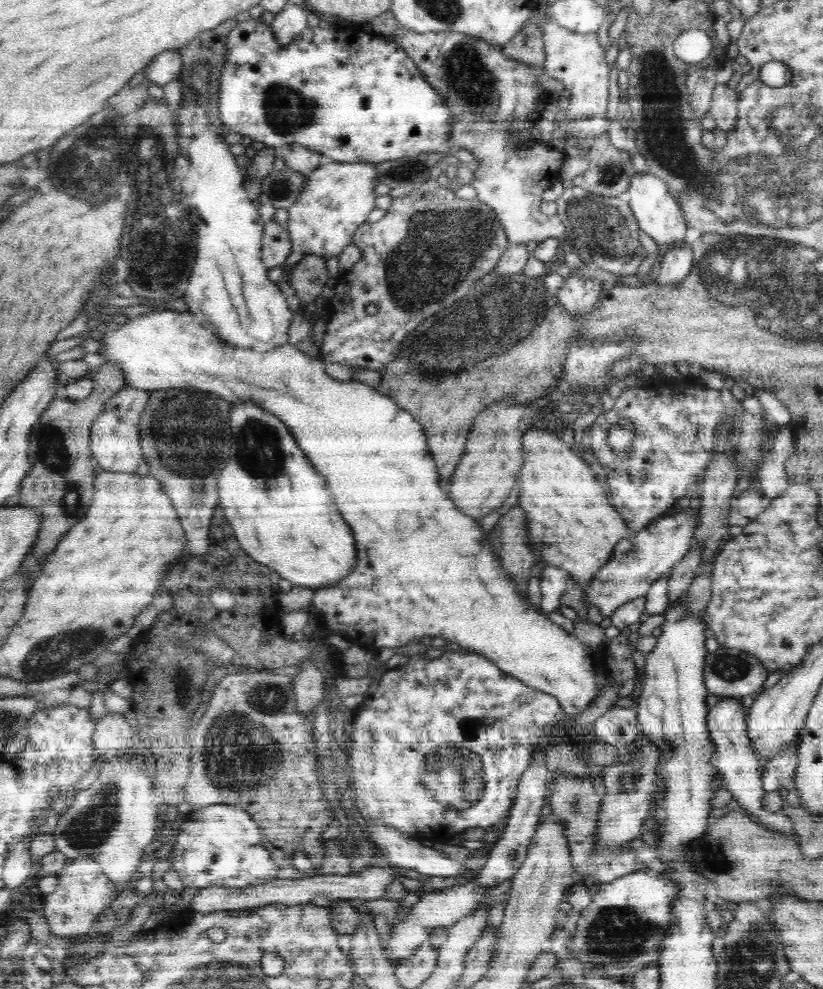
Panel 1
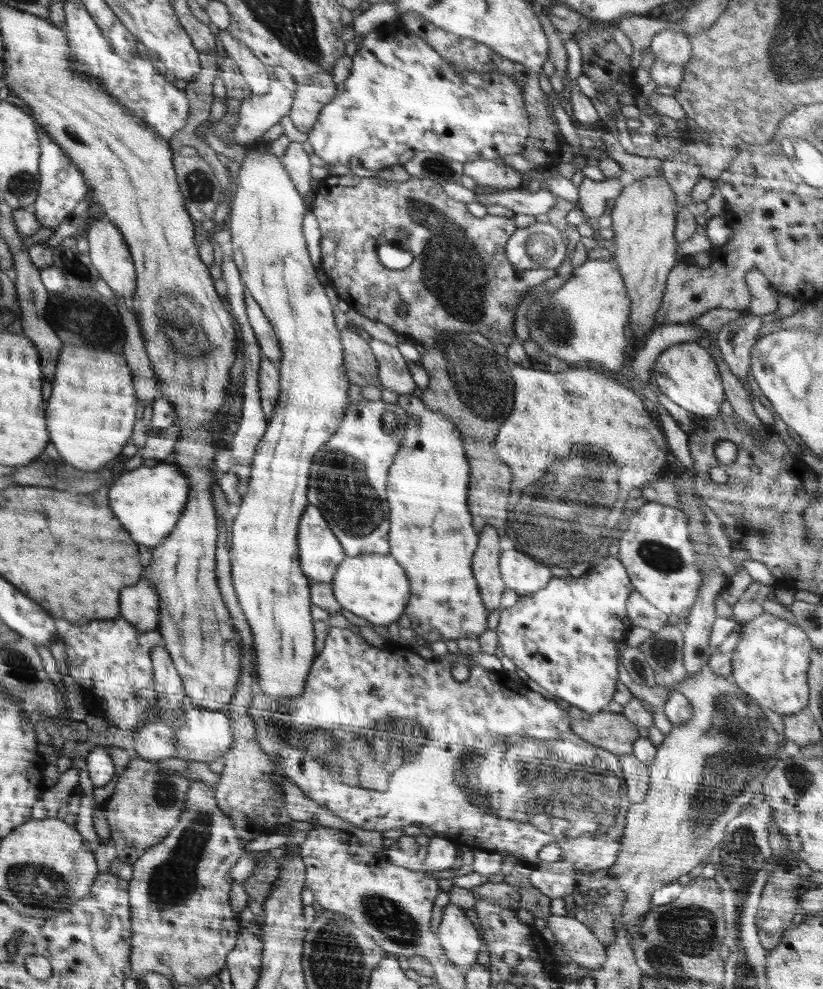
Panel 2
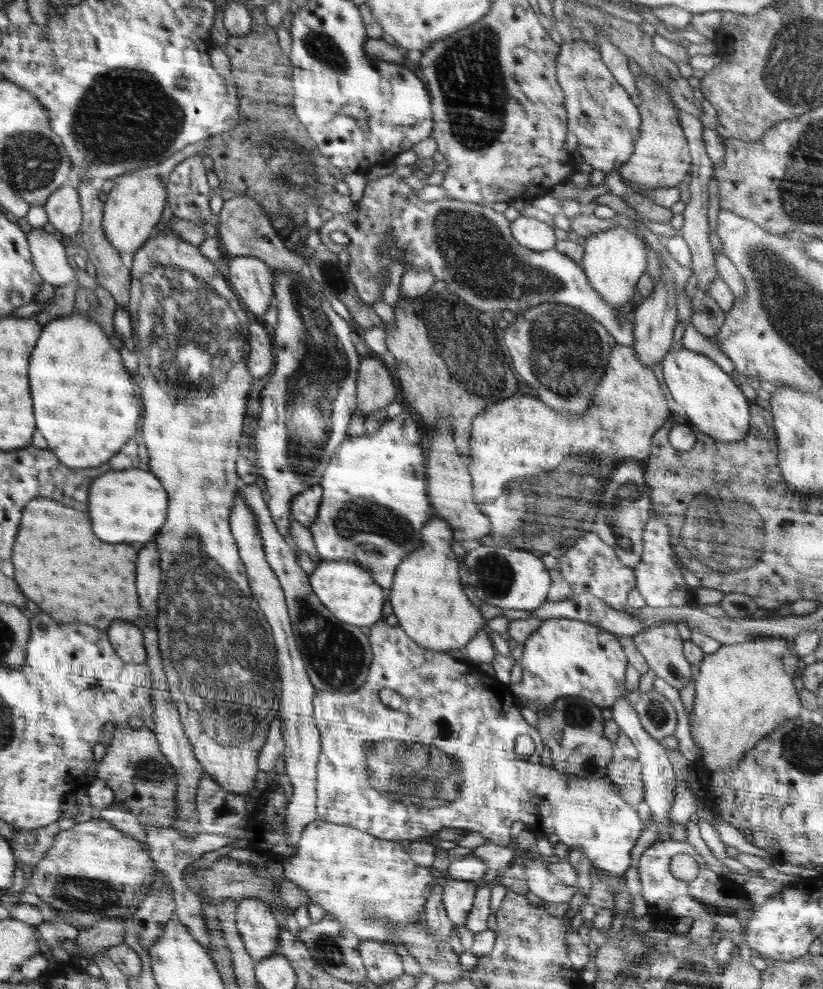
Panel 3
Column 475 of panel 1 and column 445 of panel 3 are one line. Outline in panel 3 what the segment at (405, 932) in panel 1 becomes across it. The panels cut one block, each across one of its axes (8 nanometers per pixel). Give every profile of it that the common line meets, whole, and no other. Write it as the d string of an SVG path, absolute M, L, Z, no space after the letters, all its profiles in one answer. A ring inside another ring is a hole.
M448 880L442 889L442 904L455 926L464 926L472 910L476 892L475 881Z

